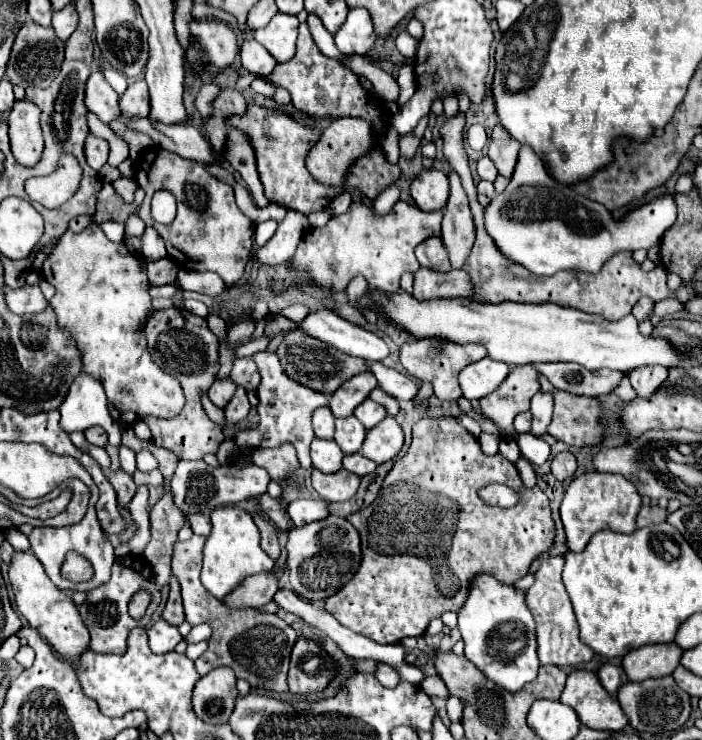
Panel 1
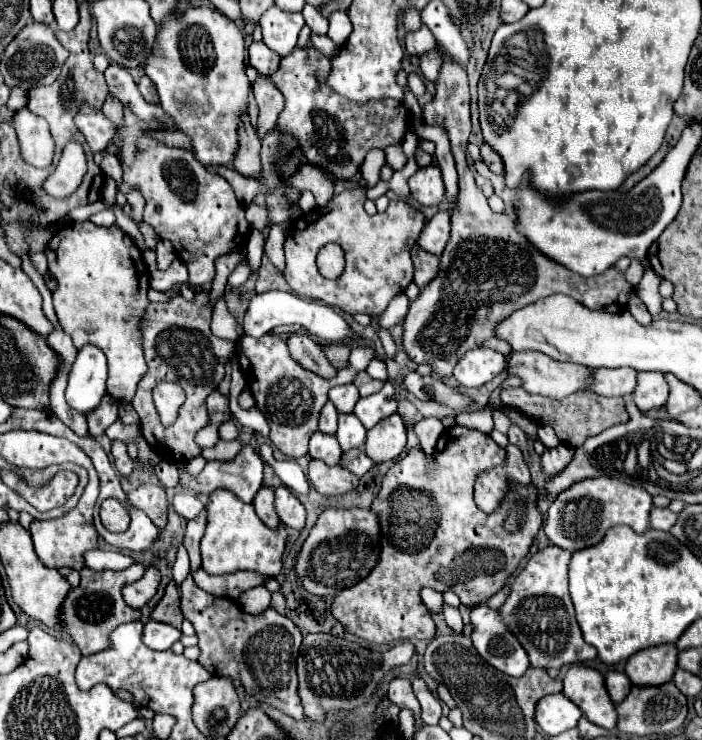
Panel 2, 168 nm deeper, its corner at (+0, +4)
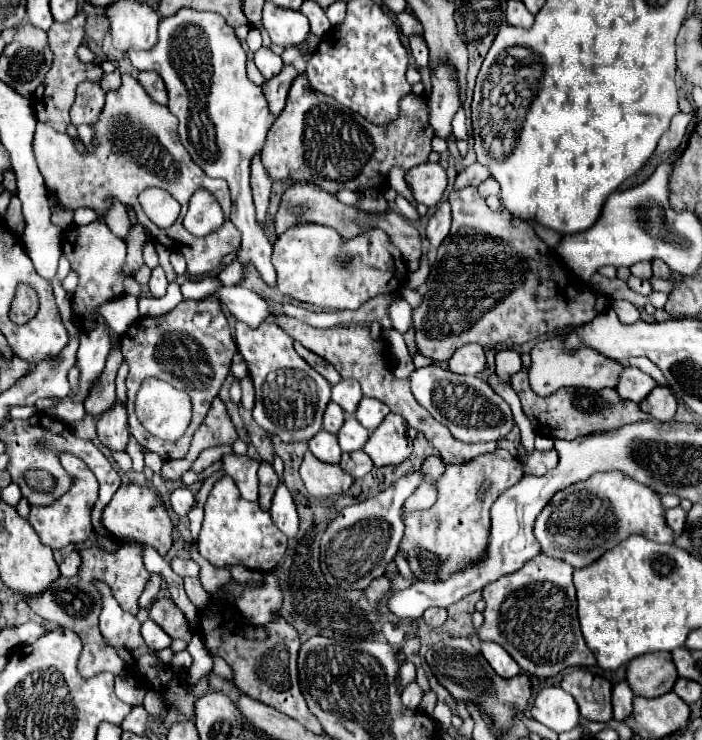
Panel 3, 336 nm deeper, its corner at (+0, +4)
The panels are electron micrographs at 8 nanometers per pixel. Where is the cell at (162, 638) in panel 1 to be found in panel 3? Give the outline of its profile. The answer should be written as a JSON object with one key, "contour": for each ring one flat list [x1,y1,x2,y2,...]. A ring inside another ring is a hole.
{"contour":[[147,619,147,621,141,625,141,635,143,635,145,643,147,643,151,649,155,649,155,651,161,651,161,649,169,647,171,641,173,641,159,625,157,625,155,621,151,621,151,619]]}

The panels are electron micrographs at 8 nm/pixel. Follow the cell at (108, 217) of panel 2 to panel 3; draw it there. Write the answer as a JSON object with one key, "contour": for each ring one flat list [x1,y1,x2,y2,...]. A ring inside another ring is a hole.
{"contour":[[79,207,75,211,75,225,89,225,89,223,93,223,97,219,99,219,99,213,91,211,89,207]]}

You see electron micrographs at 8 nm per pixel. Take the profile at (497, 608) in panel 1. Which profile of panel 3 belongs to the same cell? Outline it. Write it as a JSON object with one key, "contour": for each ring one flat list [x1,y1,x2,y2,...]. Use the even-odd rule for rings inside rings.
{"contour":[[481,641,481,653,489,661,489,665,497,671,497,675,515,677,521,673,521,667,515,663,515,659,511,659,511,655,507,655,507,651,503,651,503,647,499,647,497,643]]}

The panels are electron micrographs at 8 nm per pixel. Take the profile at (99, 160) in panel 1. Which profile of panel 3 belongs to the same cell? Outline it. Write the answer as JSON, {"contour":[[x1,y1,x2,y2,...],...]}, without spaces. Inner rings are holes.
{"contour":[[91,81,79,83,77,97,71,107,71,123,75,127,83,123,95,125,95,119,99,119,103,111,103,103,105,103,105,93,99,87,99,83,91,83]]}

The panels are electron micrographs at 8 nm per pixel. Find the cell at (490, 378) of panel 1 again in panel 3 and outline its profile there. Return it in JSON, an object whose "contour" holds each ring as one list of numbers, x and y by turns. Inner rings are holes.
{"contour":[[463,345,449,359,449,369,459,375,479,375,487,367,485,349,481,345]]}

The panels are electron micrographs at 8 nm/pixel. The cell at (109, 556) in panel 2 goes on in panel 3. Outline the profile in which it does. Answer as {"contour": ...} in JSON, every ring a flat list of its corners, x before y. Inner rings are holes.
{"contour":[[75,549,75,551,59,565,59,571,61,571,63,577,75,577,77,571,79,571,79,567,81,567,81,553]]}

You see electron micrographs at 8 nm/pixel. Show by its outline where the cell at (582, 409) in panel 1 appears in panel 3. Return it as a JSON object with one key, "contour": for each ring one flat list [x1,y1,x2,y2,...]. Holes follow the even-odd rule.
{"contour":[[527,371,513,375,511,387,519,395,523,411,529,417,529,421,533,423,535,433,537,435,545,435,545,437,553,437,553,439,573,441,573,439,585,437,585,435,589,435,593,431,609,431,609,429,617,429,617,427,623,427,627,423,635,423,639,419,647,419,649,417,639,409,637,403,621,399,615,389,591,391,591,389,569,387,569,389,557,391,555,395,539,397,529,389]]}

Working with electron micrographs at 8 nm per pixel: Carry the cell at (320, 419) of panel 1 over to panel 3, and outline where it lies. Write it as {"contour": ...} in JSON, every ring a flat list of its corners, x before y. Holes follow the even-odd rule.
{"contour":[[331,401,331,403,327,405,327,409,325,409,325,415,323,415,323,429,329,431,329,433,337,433,337,431,341,429,345,417,347,417,345,411]]}

